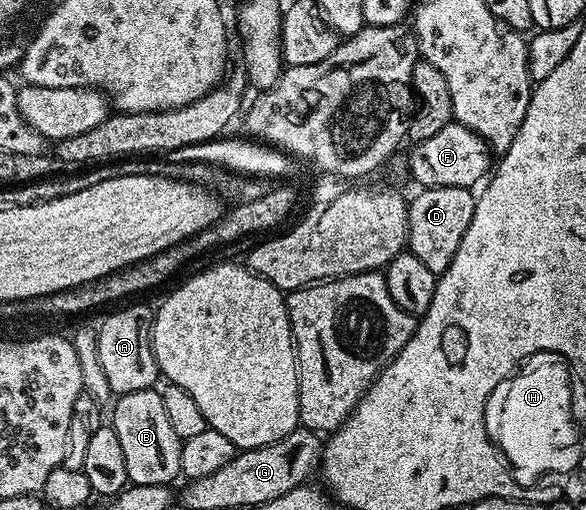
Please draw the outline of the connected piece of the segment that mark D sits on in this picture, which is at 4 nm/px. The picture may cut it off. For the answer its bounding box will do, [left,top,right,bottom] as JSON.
[407,186,477,274]

